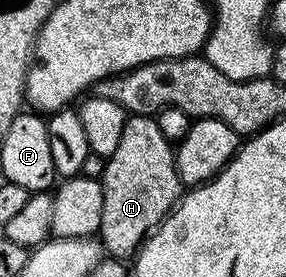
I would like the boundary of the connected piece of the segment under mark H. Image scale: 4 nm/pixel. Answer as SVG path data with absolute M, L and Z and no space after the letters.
M147 114L126 117L123 140L119 140L119 148L115 148L115 152L106 161L105 172L100 179L103 188L103 220L99 238L106 255L117 260L125 260L136 255L141 249L142 242L160 226L183 194L181 177L177 175L174 147L169 139L163 136L156 117Z

